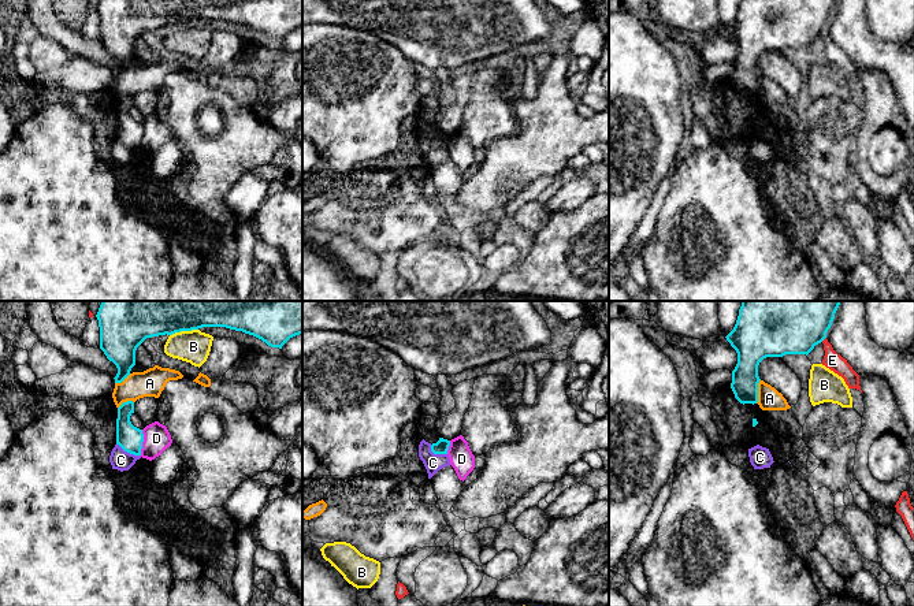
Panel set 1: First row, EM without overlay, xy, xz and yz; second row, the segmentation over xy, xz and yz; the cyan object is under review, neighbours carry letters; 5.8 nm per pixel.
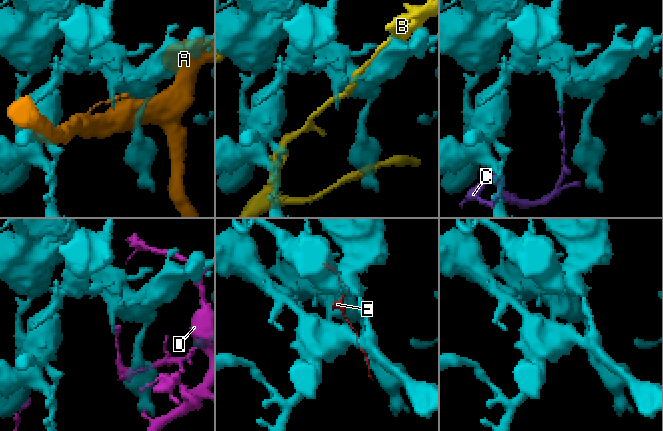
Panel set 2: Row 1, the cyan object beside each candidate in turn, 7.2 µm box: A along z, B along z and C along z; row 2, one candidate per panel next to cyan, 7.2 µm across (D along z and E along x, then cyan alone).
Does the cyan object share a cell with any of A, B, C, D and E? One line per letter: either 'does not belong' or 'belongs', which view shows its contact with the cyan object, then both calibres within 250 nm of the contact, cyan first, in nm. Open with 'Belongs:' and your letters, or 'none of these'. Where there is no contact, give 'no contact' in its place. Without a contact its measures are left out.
Belongs: none of these
A: does not belong; contact in yz; calibres 170 and 140 nm
B: does not belong; contact in xy; calibres 190 and 190 nm
C: does not belong; contact in xy; calibres 150 and 120 nm
D: does not belong; contact in xy; calibres 150 and 160 nm
E: does not belong; contact in yz; calibres 280 and 100 nm

